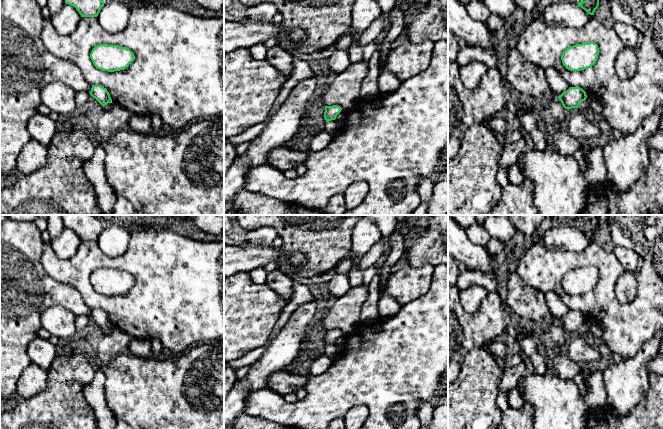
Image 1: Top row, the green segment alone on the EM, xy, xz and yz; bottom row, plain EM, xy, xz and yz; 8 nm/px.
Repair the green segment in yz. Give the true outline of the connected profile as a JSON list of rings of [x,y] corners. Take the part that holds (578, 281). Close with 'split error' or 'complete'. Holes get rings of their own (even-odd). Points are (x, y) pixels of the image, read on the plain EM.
[[[588,266],[568,271],[562,277],[561,284],[566,293],[581,295],[593,290],[598,283],[598,279],[598,269],[594,266]]]; complete

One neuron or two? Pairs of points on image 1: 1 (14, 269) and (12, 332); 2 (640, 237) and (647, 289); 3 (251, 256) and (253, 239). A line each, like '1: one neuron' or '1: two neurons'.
1: one neuron
2: two neurons
3: two neurons

